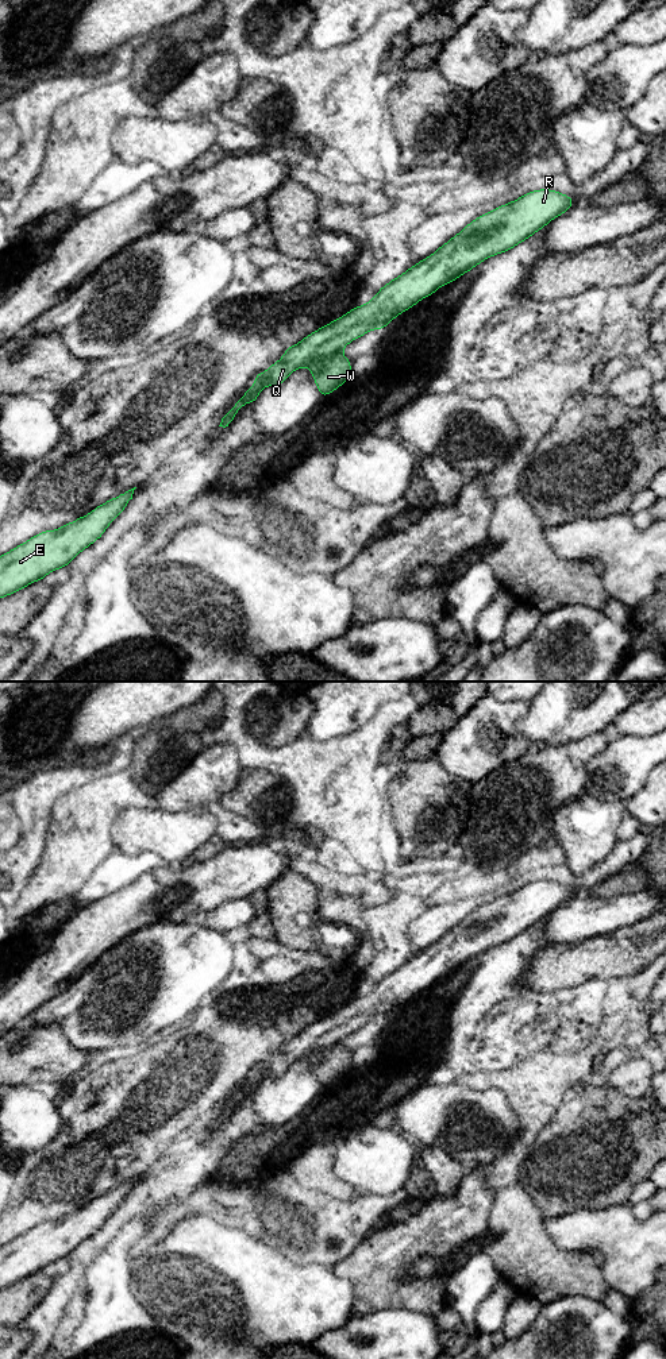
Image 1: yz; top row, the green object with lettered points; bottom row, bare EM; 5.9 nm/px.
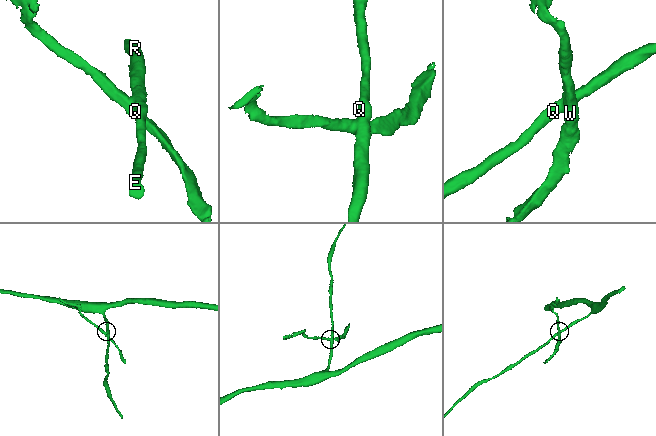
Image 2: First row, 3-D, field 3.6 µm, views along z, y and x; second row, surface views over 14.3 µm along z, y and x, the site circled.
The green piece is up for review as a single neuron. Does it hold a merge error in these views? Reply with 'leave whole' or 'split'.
split

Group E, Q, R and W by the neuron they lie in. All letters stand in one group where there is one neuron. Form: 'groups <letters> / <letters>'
groups E Q R / W

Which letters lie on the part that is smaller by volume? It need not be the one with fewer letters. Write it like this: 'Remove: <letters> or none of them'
Remove: W

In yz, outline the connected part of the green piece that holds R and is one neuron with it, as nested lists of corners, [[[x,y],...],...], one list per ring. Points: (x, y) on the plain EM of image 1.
[[[539,880],[504,895],[469,914],[459,924],[439,938],[434,945],[417,953],[400,968],[382,977],[365,996],[355,997],[342,1008],[309,1024],[300,1034],[286,1038],[282,1049],[262,1065],[254,1065],[255,1073],[232,1100],[223,1105],[219,1117],[228,1117],[236,1104],[249,1093],[254,1094],[259,1084],[267,1077],[278,1078],[294,1061],[311,1058],[315,1051],[324,1051],[342,1042],[353,1031],[366,1026],[372,1020],[384,1020],[394,1008],[416,996],[423,989],[435,984],[439,978],[469,964],[485,950],[505,943],[524,933],[551,911],[566,904],[574,891],[551,880]]]

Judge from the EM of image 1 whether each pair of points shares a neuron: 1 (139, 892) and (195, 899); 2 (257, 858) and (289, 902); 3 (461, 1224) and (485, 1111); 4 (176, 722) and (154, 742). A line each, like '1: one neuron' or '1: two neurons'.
1: one neuron
2: two neurons
3: two neurons
4: two neurons

